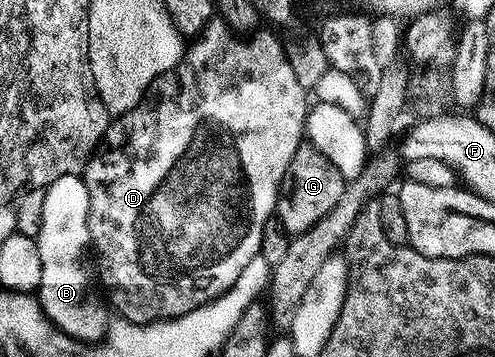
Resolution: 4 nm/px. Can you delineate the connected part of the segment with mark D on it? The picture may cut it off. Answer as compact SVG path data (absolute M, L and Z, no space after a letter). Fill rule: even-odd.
M209 19L200 34L195 36L193 43L196 44L180 55L180 64L152 84L152 96L141 99L134 109L111 120L108 130L104 133L103 142L106 145L101 146L89 158L82 172L89 197L88 242L91 250L96 250L96 267L100 270L98 283L106 292L111 310L121 319L128 319L131 323L156 323L160 319L171 319L190 313L190 309L206 305L230 290L234 281L242 277L242 269L246 269L252 258L260 254L262 229L266 229L266 221L273 218L284 181L288 177L290 161L305 138L304 122L308 120L310 110L309 92L302 85L298 85L294 69L290 69L290 63L286 61L281 36L276 36L275 30L264 30L251 32L249 39L252 40L243 43L240 40L243 38L230 30L223 19Z

